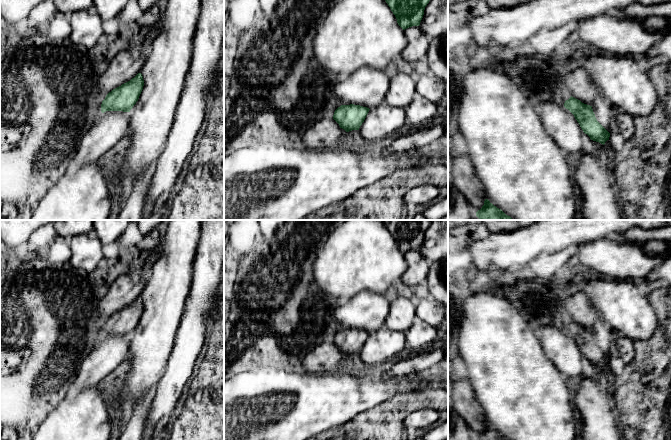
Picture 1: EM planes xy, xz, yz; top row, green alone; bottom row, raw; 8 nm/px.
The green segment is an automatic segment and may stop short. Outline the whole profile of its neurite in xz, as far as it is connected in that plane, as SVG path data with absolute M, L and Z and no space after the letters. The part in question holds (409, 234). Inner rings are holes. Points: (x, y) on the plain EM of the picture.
M383 220L403 253L419 250L431 220Z

